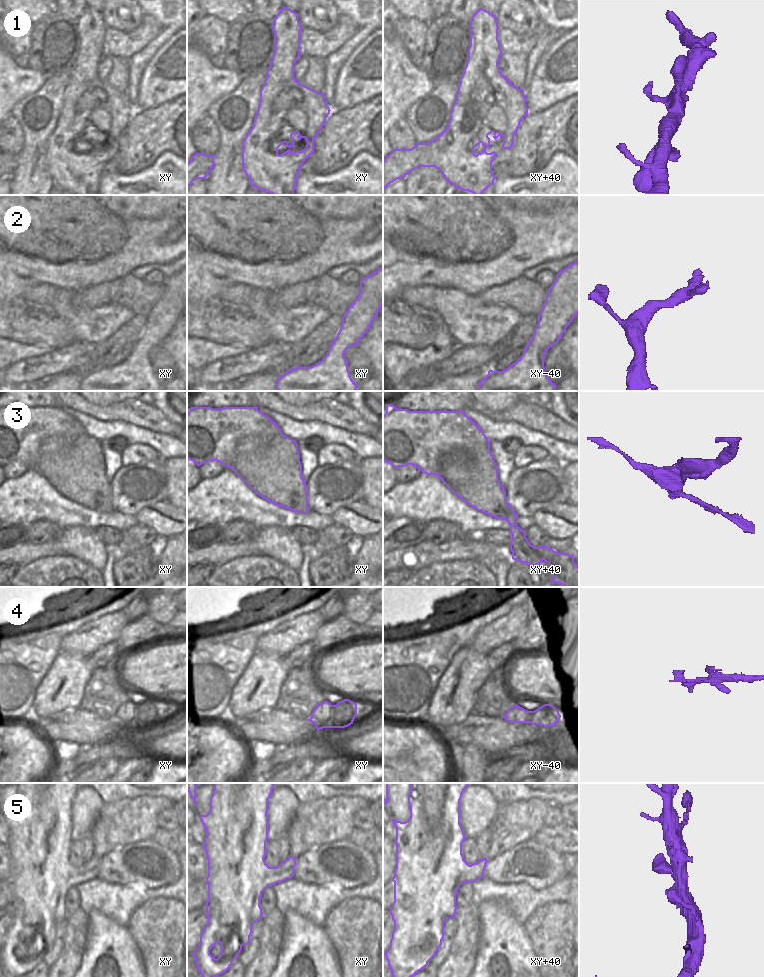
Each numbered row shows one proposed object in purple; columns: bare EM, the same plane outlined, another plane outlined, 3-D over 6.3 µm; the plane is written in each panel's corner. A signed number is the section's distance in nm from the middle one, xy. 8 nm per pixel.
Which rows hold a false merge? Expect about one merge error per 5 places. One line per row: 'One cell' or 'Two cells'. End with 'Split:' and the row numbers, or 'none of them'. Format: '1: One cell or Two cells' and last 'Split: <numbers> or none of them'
1: One cell
2: One cell
3: Two cells
4: One cell
5: One cell
Split: 3.

